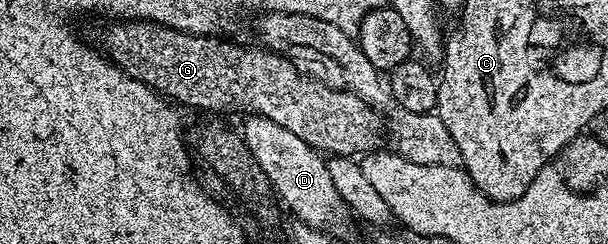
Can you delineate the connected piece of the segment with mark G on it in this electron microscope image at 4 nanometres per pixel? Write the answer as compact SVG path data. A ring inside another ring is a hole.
M115 21L105 33L104 52L123 73L150 86L165 97L205 111L243 111L245 115L273 120L279 127L309 143L320 153L338 157L359 157L372 152L379 143L380 116L373 106L357 94L333 89L312 76L303 74L290 60L267 49L249 49L212 34L186 33L165 28L152 21Z

